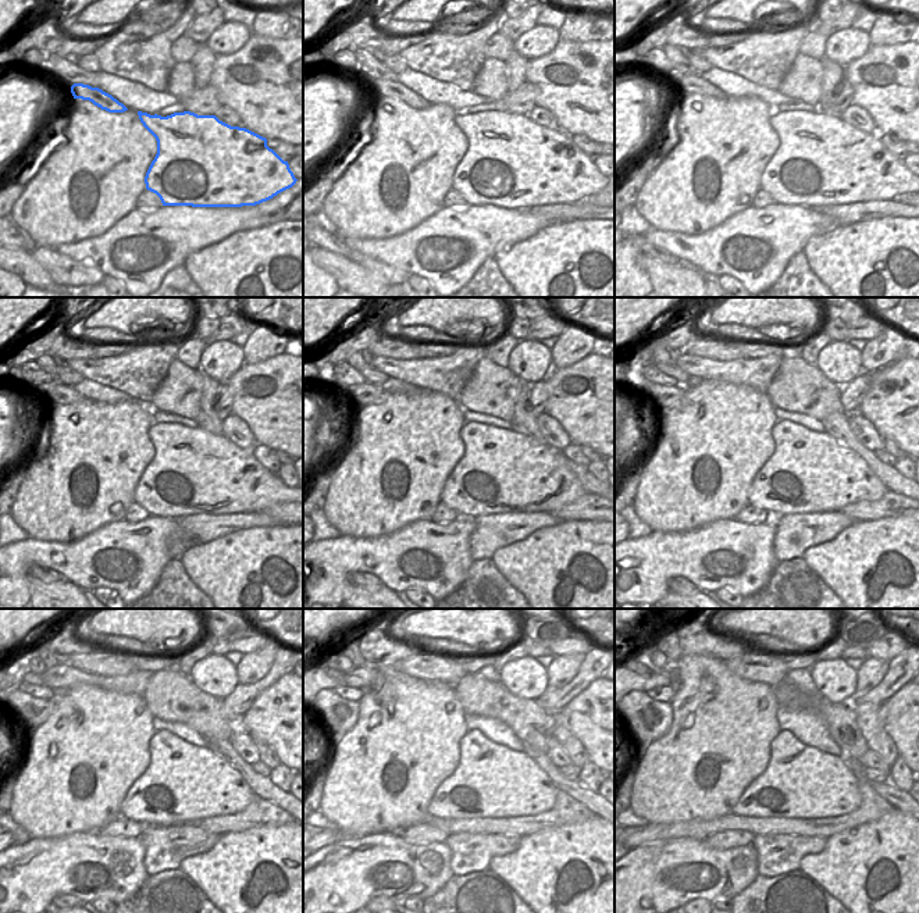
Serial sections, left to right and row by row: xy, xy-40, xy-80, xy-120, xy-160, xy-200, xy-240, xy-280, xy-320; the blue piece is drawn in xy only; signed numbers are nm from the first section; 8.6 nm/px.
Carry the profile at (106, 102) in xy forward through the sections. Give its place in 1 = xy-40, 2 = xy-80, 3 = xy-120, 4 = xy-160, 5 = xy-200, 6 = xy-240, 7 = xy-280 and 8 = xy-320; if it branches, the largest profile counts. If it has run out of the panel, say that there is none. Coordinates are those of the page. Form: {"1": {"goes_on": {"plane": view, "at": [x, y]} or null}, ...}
{"1": {"goes_on": {"plane": "xy-40", "at": [383, 86]}}, "2": {"goes_on": {"plane": "xy-80", "at": [690, 84]}}, "3": {"goes_on": {"plane": "xy-120", "at": [57, 393]}}, "4": {"goes_on": {"plane": "xy-160", "at": [366, 393]}}, "5": {"goes_on": {"plane": "xy-200", "at": [665, 396]}}, "6": {"goes_on": {"plane": "xy-240", "at": [32, 712]}}, "7": {"goes_on": {"plane": "xy-280", "at": [339, 716]}}, "8": {"goes_on": {"plane": "xy-320", "at": [648, 720]}}}

